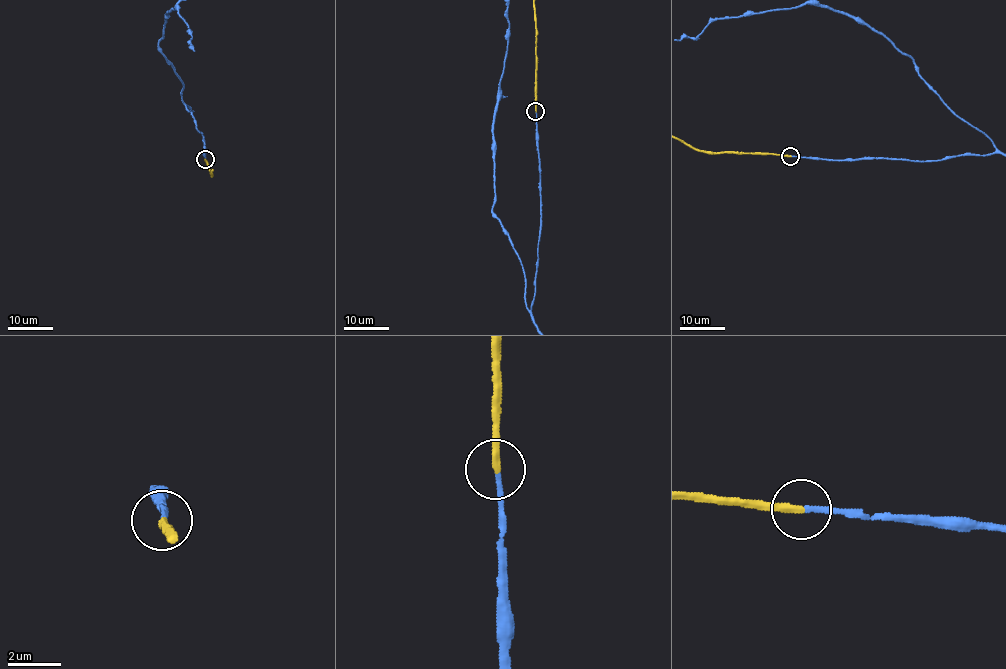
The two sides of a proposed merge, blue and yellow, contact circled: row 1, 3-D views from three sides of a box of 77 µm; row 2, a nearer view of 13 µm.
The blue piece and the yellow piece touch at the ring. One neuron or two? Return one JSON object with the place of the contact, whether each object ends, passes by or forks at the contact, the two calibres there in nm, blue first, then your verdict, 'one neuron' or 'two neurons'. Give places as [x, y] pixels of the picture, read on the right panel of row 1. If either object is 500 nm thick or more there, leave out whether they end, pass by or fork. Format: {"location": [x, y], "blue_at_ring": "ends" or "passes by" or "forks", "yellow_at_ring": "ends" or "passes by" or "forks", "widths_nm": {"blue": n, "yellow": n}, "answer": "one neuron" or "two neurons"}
{"location": [790, 156], "blue_at_ring": "ends", "yellow_at_ring": "ends", "widths_nm": {"blue": 200, "yellow": 280}, "answer": "one neuron"}

